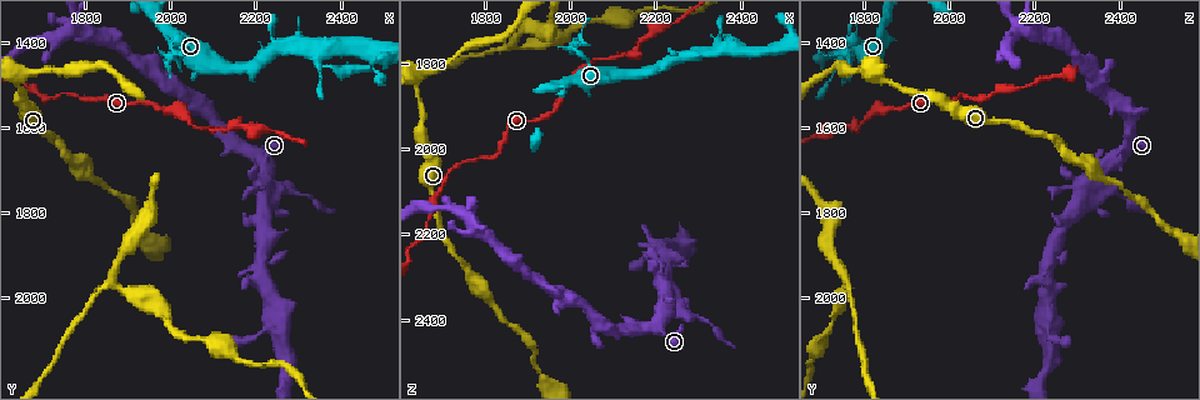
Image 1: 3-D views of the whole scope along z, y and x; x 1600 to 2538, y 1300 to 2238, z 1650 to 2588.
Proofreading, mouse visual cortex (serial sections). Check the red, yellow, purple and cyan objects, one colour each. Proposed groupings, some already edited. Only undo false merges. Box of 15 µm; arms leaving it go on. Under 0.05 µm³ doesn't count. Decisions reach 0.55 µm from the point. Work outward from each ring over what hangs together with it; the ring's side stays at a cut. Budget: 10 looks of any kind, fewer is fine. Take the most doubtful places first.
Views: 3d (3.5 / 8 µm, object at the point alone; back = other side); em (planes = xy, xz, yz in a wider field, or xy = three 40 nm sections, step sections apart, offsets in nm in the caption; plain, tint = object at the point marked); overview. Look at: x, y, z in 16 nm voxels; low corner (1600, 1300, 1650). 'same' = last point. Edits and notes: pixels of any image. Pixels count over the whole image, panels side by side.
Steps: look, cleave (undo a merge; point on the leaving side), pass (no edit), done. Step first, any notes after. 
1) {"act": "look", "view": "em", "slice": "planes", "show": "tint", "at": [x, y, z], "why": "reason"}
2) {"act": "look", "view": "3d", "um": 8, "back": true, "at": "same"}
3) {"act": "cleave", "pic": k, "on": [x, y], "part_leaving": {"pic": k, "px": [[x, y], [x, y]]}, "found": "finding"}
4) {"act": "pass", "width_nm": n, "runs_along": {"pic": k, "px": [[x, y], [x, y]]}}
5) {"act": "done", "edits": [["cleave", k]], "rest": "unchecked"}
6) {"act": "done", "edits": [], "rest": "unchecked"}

{"act": "look", "view": "3d", "um": 3.5, "back": true, "at": [2005, 1410, 1760], "why": "thin neck"}

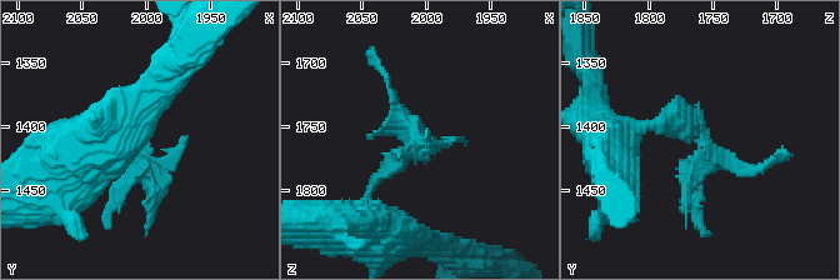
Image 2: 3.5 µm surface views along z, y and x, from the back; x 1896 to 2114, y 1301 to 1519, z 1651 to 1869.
{"act": "look", "view": "em", "slice": "xy", "step": 1, "show": "tint", "at": [2008, 1412, 1758]}

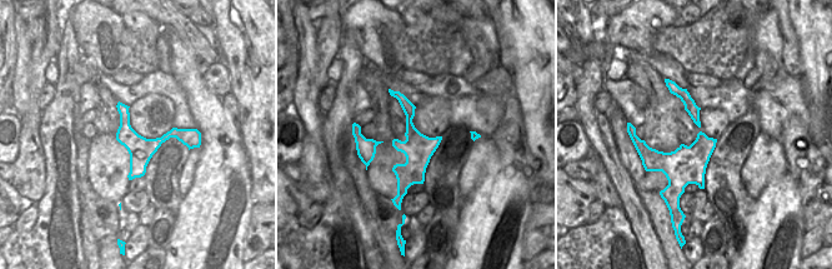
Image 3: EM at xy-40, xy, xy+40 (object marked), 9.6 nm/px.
{"act": "pass", "runs_along": {"pic": 3, "px": [[396, 94], [412, 134], [404, 185]]}, "found": "all the same cell"}

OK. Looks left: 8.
{"act": "look", "view": "3d", "um": 3.5, "at": [2165, 1590, 1760], "why": "thin neck"}

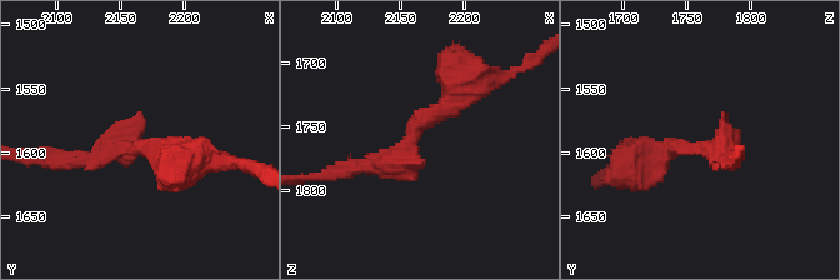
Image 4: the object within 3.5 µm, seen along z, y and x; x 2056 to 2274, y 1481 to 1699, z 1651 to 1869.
{"act": "look", "view": "em", "slice": "xy", "step": 3, "show": "tint", "at": [2158, 1594, 1756], "why": "shape alone is not enough"}

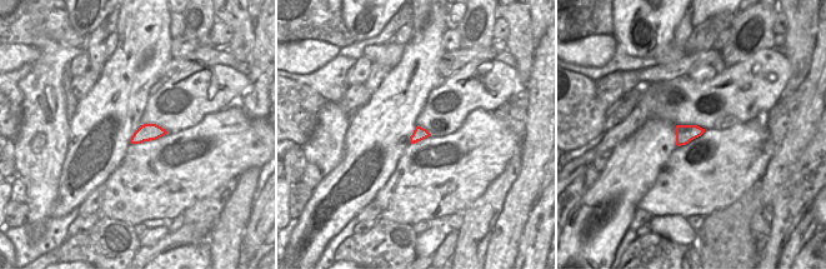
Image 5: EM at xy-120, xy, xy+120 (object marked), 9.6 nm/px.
{"act": "pass", "runs_along": {"pic": 4, "px": [[348, 166], [389, 164], [470, 80]]}, "found": "continuous, no second cell"}

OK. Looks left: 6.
{"act": "look", "view": "3d", "um": 3.5, "at": [1695, 1390, 2140], "why": "a narrow waist"}

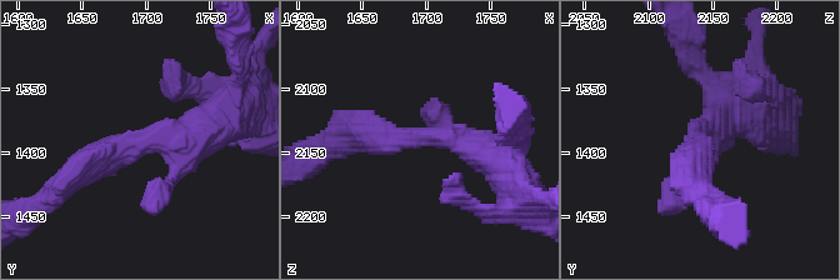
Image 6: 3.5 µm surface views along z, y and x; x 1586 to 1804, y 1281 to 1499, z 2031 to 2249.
{"act": "look", "view": "em", "slice": "xy", "step": 5, "show": "tint", "at": [1702, 1392, 2138], "arm_widths_nm": [400, 500], "why": "now the EM"}

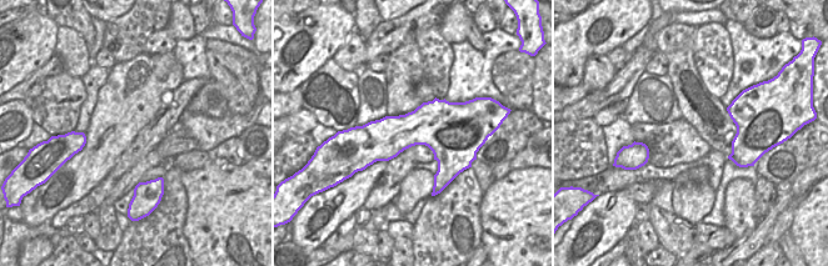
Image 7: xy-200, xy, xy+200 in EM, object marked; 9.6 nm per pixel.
{"act": "pass", "width_nm": 460, "runs_along": {"pic": 6, "px": [[220, 123], [74, 176]]}, "found": "one cell here"}

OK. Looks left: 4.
{"act": "look", "view": "3d", "um": 3.5, "at": [2210, 1735, 2305], "why": "four or more arms meet"}

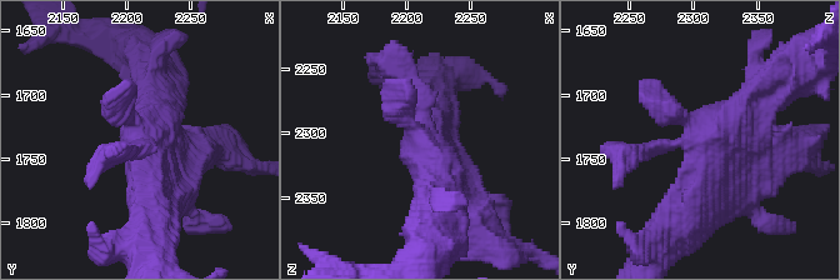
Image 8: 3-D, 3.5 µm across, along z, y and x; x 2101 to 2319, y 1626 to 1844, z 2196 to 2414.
{"act": "look", "view": "em", "slice": "xy", "step": 3, "show": "tint", "at": [2212, 1734, 2302], "arms": 4, "arm_widths_nm": [200, 250, 350, 500]}

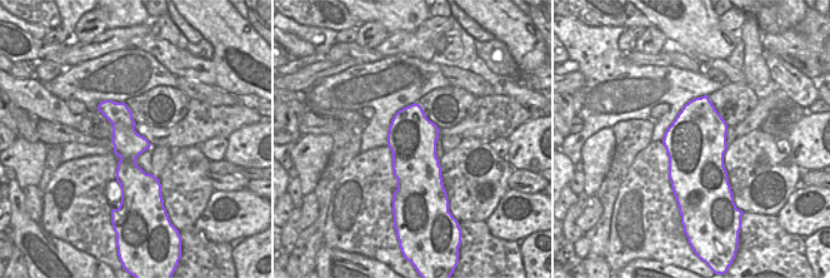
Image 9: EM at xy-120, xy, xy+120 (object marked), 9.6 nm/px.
{"act": "pass", "runs_along": {"pic": 9, "px": [[106, 103], [123, 122], [125, 192]]}, "found": "one cell here"}

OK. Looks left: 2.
{"act": "done", "edits": [], "rest": "unchecked"}

